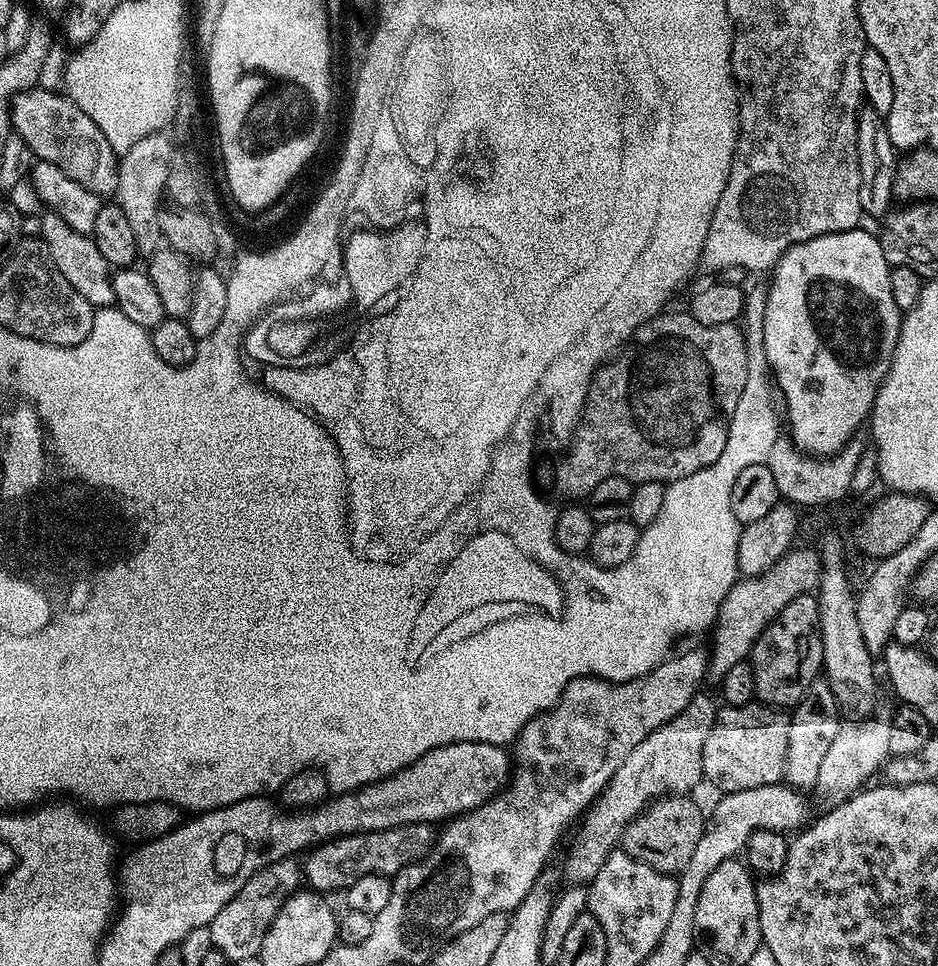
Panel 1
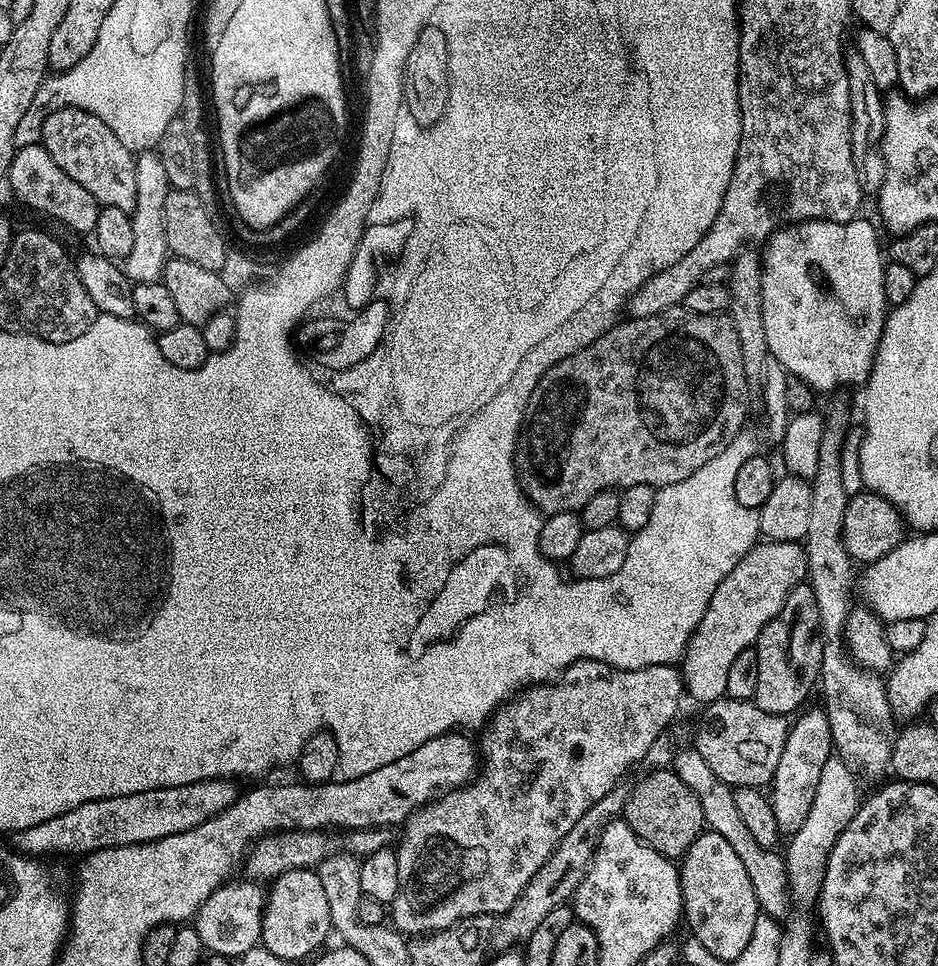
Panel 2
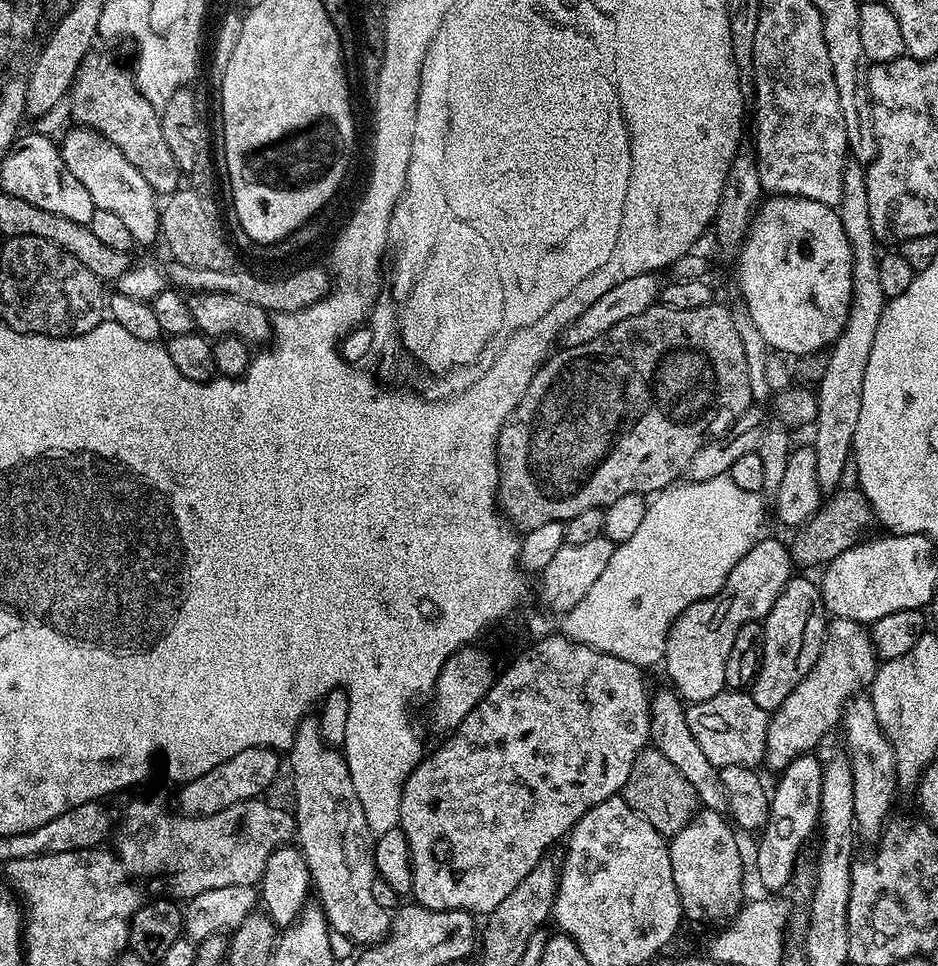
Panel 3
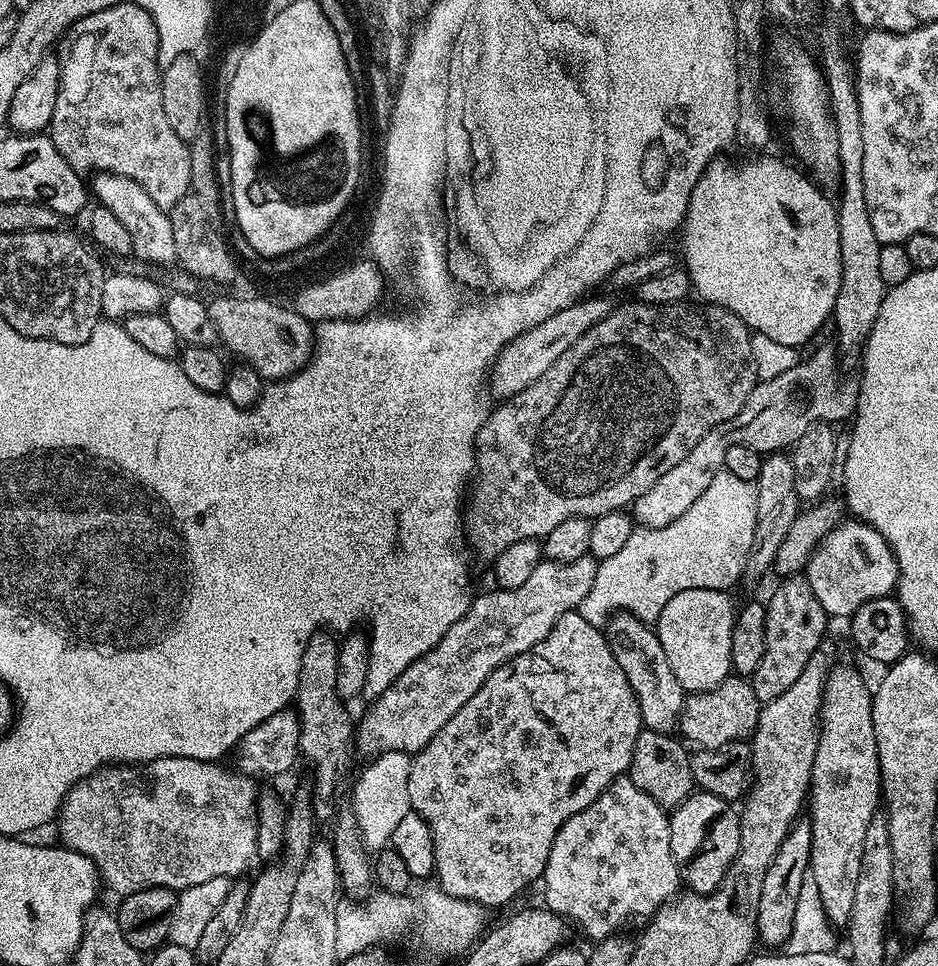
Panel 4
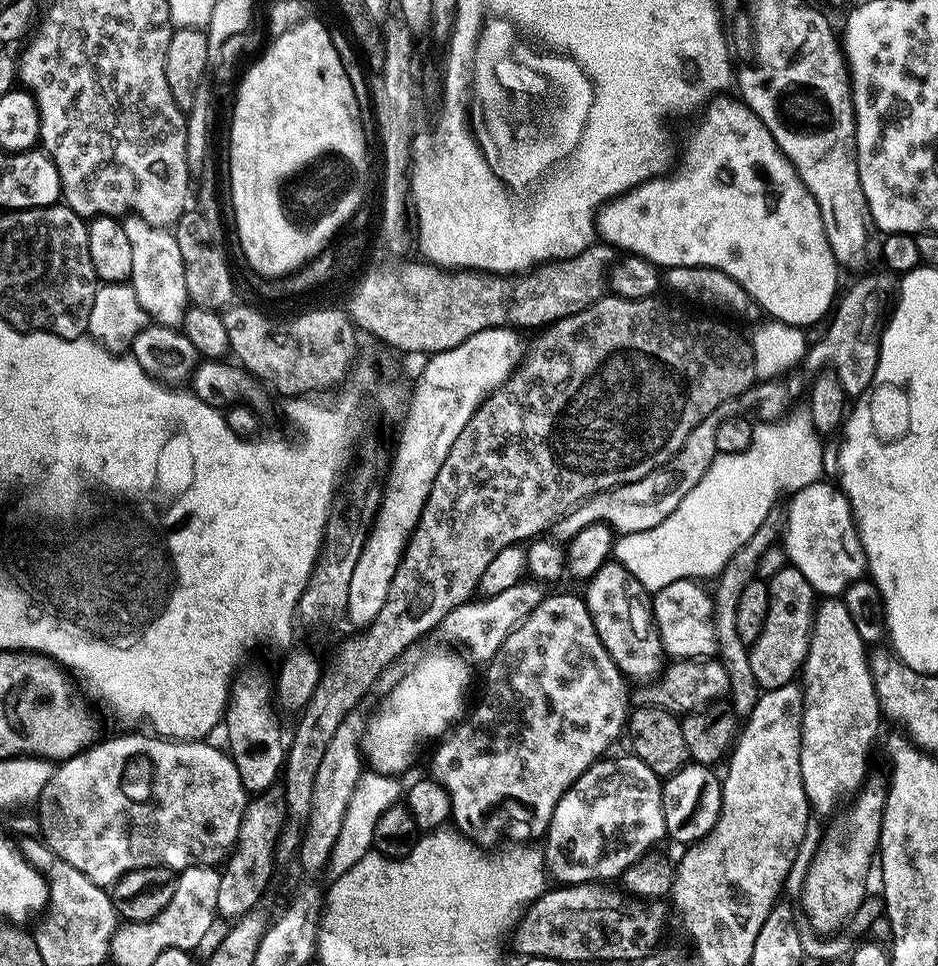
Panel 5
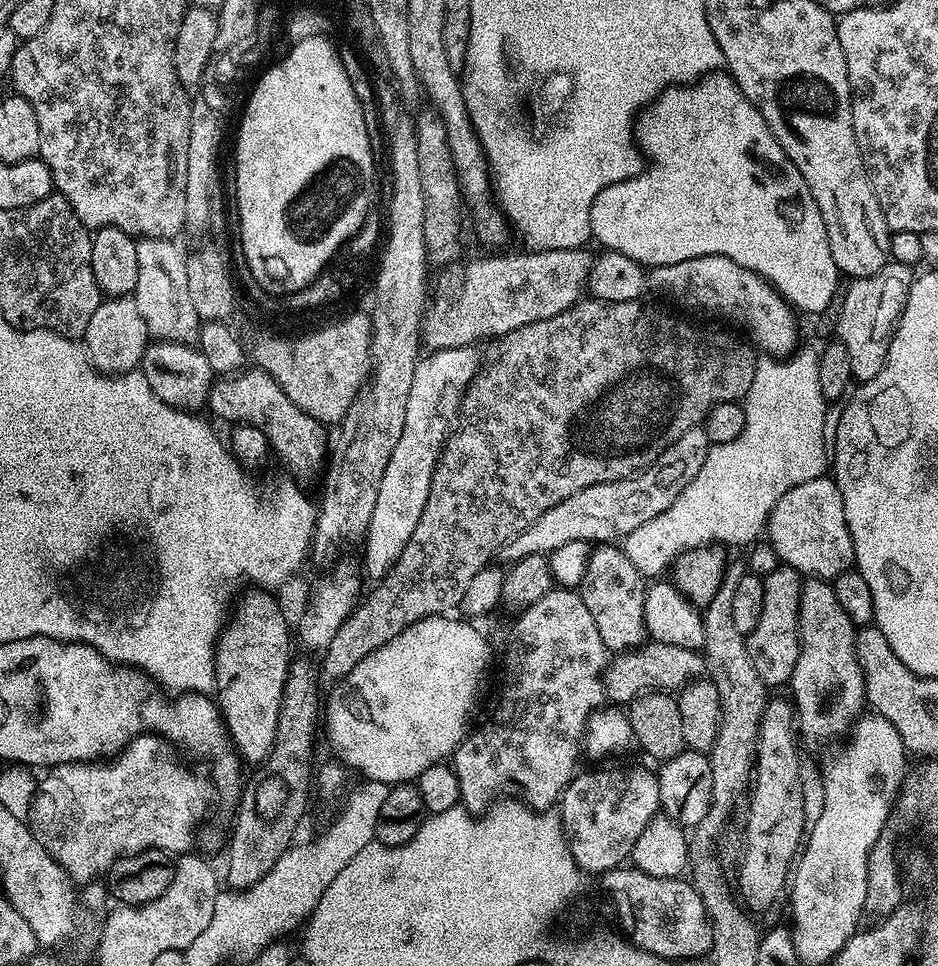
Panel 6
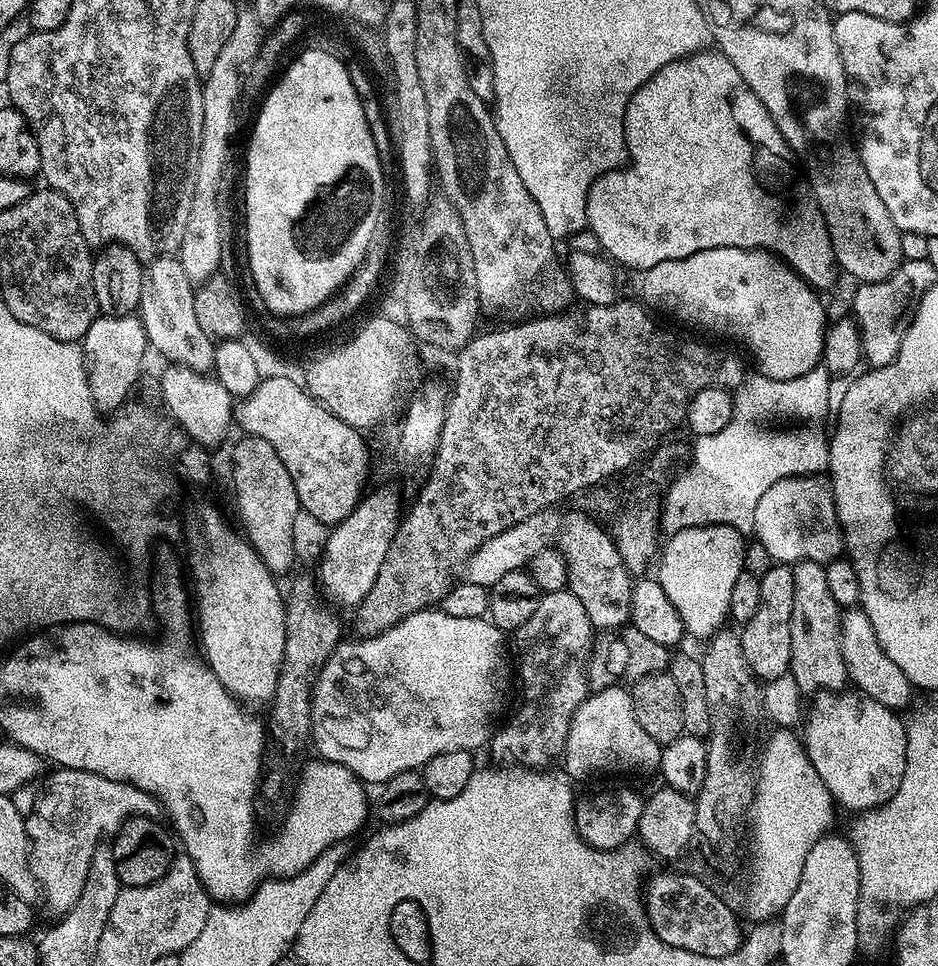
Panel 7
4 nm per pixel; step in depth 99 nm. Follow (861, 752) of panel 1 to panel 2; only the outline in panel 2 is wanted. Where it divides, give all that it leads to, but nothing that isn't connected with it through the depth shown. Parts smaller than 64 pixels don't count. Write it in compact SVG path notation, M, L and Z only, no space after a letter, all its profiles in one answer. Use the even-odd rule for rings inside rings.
M833 758L826 762L826 766L822 766L822 778L814 794L814 803L810 805L810 814L806 814L806 822L802 822L802 826L798 826L798 830L787 837L788 852L783 853L784 875L788 877L788 890L793 905L813 905L819 901L830 850L862 803L856 779L857 773L843 758Z

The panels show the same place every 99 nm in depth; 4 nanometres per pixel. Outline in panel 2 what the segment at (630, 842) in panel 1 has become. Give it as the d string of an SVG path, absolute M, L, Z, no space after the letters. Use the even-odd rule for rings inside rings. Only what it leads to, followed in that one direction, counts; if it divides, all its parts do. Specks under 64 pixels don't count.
M660 766L649 776L644 776L636 785L631 785L628 800L624 804L622 818L658 854L669 858L682 858L688 847L705 831L702 802L694 798L694 790L678 778L675 770Z

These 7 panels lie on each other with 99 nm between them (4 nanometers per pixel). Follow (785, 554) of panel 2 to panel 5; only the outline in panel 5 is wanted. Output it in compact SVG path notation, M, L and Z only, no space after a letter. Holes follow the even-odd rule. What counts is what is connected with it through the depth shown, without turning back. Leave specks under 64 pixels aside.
M695 580L670 582L651 597L650 607L665 653L680 662L700 662L717 655L713 597Z

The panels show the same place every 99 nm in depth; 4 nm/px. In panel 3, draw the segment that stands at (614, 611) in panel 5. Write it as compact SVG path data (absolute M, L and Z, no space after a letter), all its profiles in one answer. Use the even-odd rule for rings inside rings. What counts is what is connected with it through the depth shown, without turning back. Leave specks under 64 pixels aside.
M665 686L651 693L650 696L650 740L651 743L670 762L677 767L696 791L696 799L705 809L713 812L724 812L727 809L726 790L722 790L719 771L712 765L710 758L702 754L698 742L694 742L694 734L690 734L690 722L686 722L686 704L681 700L679 692Z

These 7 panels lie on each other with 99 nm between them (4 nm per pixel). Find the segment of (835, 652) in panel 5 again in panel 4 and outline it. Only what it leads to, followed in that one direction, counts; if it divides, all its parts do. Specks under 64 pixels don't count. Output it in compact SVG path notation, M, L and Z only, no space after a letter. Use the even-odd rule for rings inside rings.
M833 667L828 674L828 681L824 684L824 701L820 707L820 737L817 749L814 750L814 766L812 767L812 782L810 785L810 808L812 804L812 849L810 850L810 875L818 886L818 898L822 900L822 910L826 914L828 923L833 926L847 925L850 914L854 910L854 889L858 887L858 870L862 870L862 845L866 839L866 826L870 826L873 814L878 810L882 800L880 790L880 763L878 762L878 750L874 742L874 718L872 717L873 689L852 668Z

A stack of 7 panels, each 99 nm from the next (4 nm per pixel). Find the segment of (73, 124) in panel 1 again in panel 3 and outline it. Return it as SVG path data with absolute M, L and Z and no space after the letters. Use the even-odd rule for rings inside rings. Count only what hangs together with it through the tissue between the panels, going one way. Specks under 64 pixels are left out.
M72 126L63 133L59 141L62 162L66 162L66 170L86 186L90 198L94 198L94 206L102 210L110 210L123 224L130 229L133 241L137 245L152 244L161 235L160 210L158 194L134 170L134 165L118 150L118 146L111 144L102 134L93 128Z

